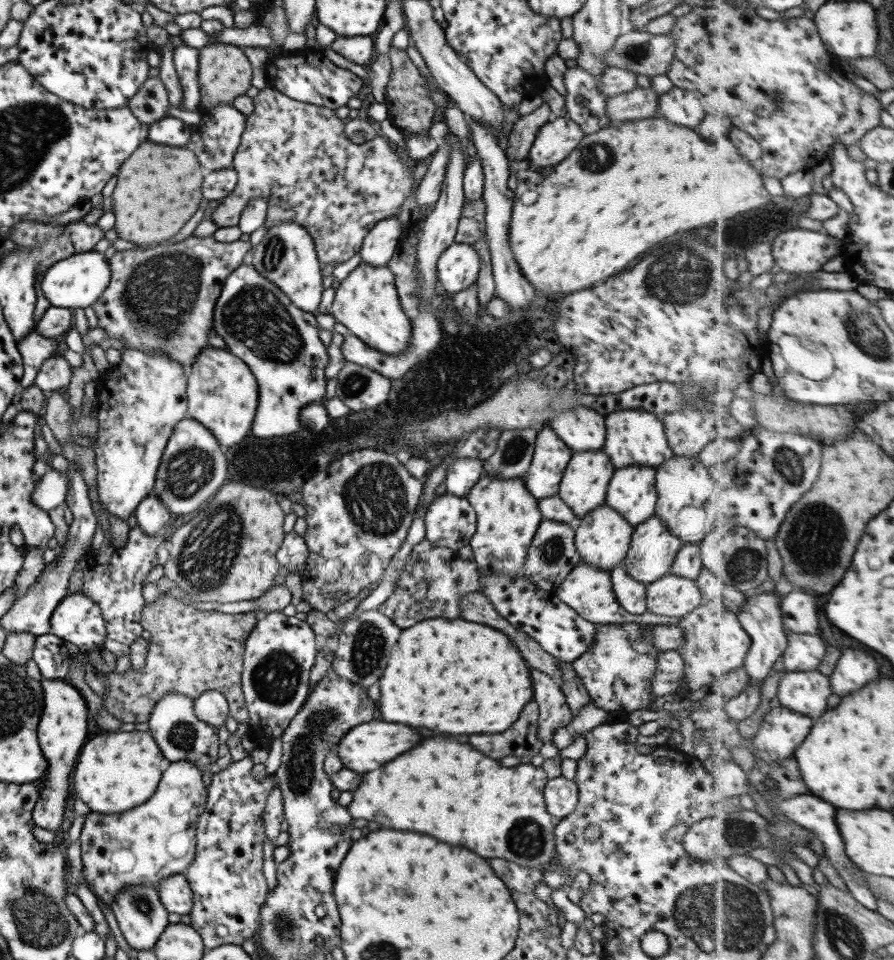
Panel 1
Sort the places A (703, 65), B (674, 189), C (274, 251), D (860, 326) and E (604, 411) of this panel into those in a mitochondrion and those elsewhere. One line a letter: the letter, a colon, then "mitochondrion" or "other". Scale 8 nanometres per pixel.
A: other
B: other
C: mitochondrion
D: mitochondrion
E: other

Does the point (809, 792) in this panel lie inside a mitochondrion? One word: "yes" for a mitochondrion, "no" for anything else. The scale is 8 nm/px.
no

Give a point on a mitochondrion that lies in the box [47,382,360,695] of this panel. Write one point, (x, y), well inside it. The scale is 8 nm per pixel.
(197, 569)

